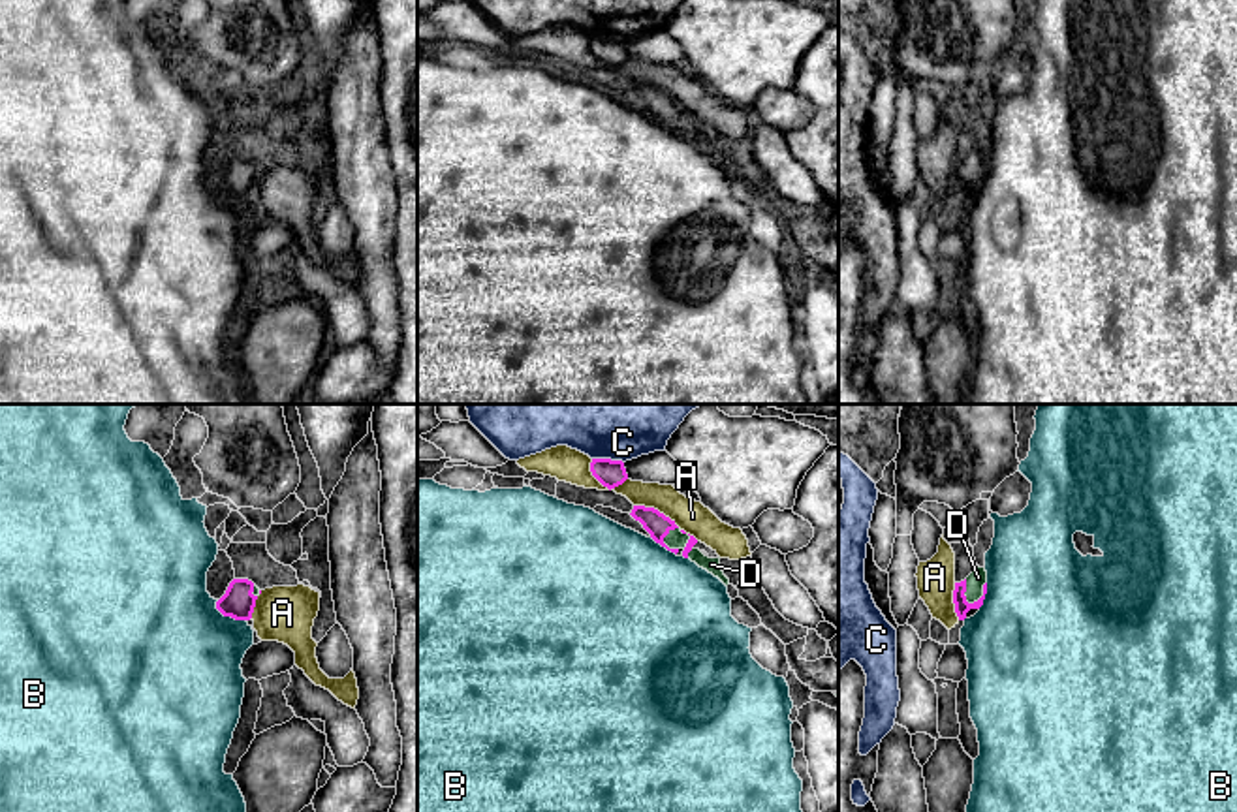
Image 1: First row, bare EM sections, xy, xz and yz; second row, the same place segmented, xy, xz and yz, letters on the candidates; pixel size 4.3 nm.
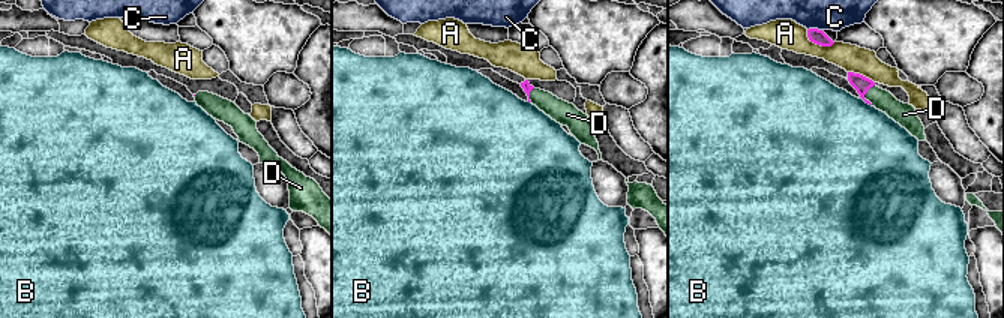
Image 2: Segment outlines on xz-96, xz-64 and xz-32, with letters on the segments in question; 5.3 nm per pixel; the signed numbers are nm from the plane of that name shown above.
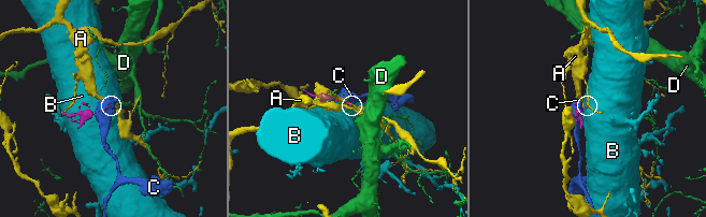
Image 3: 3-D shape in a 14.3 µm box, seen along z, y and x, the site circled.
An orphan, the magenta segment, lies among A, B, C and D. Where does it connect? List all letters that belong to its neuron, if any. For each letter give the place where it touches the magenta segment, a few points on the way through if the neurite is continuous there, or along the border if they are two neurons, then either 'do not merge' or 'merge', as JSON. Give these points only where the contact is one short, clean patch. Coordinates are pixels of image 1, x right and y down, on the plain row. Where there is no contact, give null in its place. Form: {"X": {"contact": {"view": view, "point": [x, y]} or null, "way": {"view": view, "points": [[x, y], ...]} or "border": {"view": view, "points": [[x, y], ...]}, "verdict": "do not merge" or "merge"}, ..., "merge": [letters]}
{"A": {"contact": {"view": "xz", "point": [664, 94]}, "verdict": "do not merge"}, "B": {"contact": {"view": "xy", "point": [228, 194]}, "verdict": "do not merge"}, "C": {"contact": {"view": "xz", "point": [608, 38]}, "border": {"view": "xz", "points": [[593, 36], [610, 36], [623, 42]]}, "verdict": "do not merge"}, "D": {"contact": {"view": "xz", "point": [675, 106]}, "way": {"view": "xz", "points": [[655, 102], [675, 106], [675, 117]]}, "verdict": "merge"}, "merge": ["D"]}

